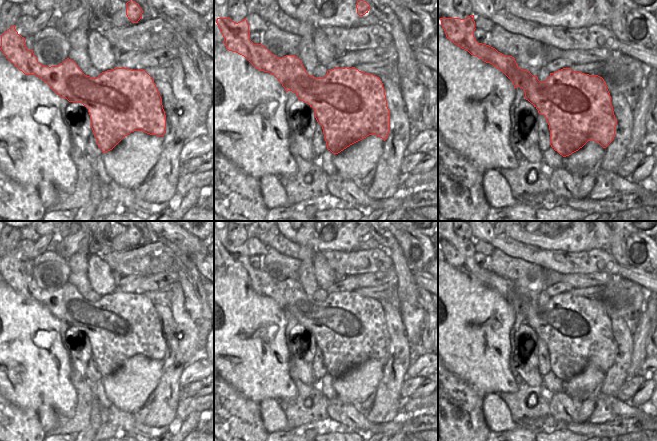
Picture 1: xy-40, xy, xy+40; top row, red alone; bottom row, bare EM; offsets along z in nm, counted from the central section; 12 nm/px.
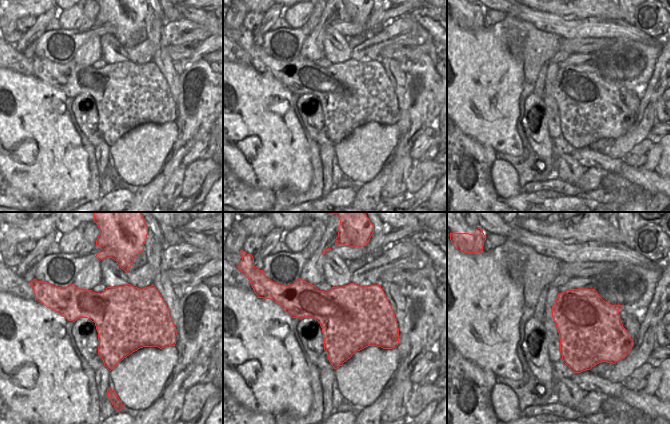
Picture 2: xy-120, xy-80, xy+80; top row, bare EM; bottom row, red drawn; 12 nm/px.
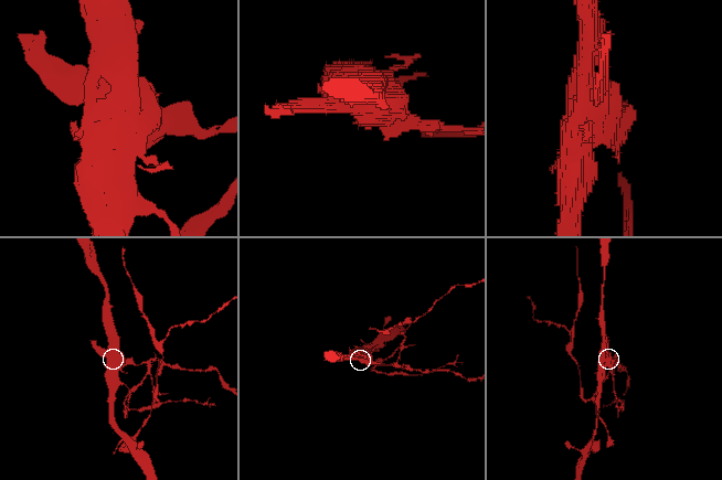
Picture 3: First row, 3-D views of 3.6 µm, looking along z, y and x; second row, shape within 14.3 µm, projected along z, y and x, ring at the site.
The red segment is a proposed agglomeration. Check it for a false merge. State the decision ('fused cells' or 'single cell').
fused cells

